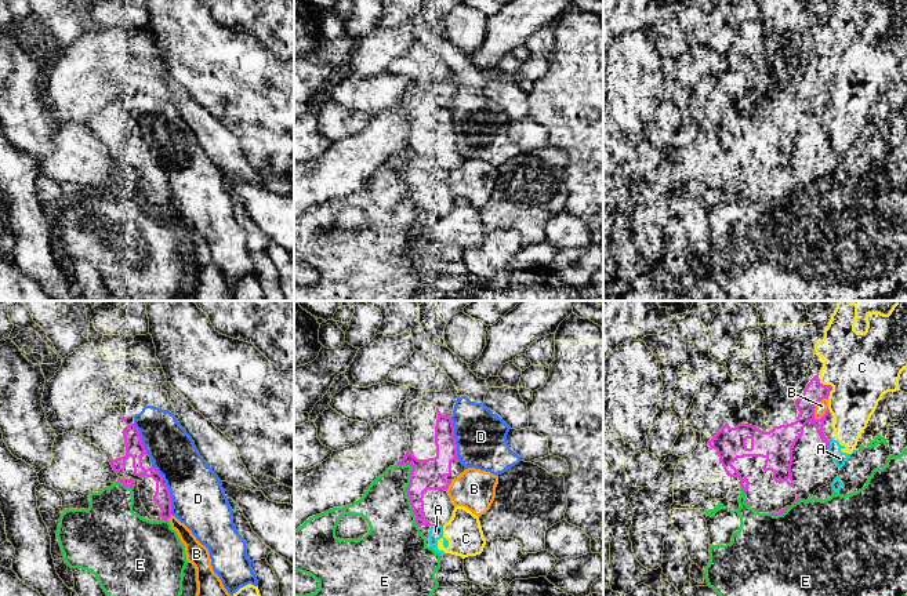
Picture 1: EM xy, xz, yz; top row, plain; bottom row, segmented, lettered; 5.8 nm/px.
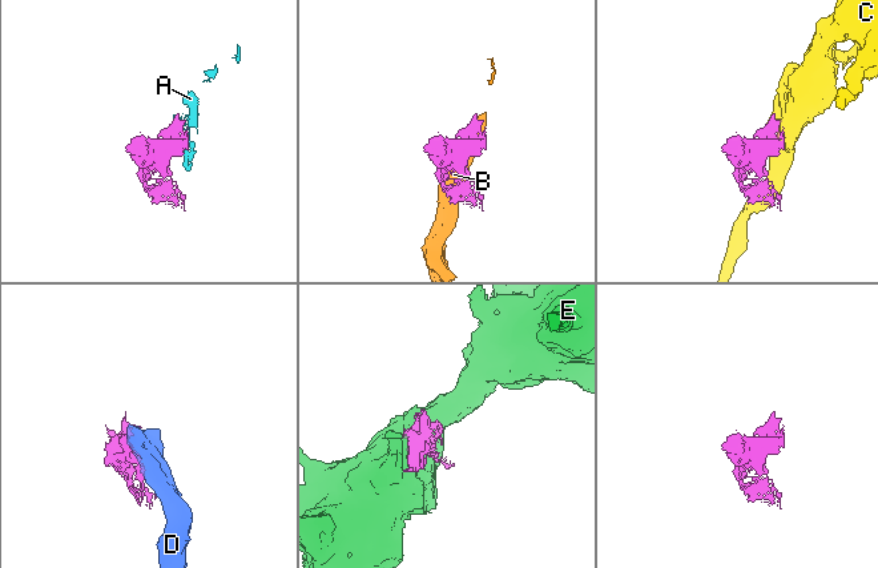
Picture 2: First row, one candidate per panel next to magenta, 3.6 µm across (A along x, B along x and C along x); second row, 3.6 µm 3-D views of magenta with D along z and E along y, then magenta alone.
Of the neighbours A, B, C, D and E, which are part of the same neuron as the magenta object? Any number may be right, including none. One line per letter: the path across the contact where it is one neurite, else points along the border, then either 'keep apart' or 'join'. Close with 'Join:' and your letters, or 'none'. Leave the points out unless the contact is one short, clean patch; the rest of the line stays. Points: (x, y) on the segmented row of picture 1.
A: keep apart
B: keep apart
C: keep apart
D: keep apart
E: keep apart
Join: none

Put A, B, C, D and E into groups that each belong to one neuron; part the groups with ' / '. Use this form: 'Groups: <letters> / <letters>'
Groups: A C / B / D / E

